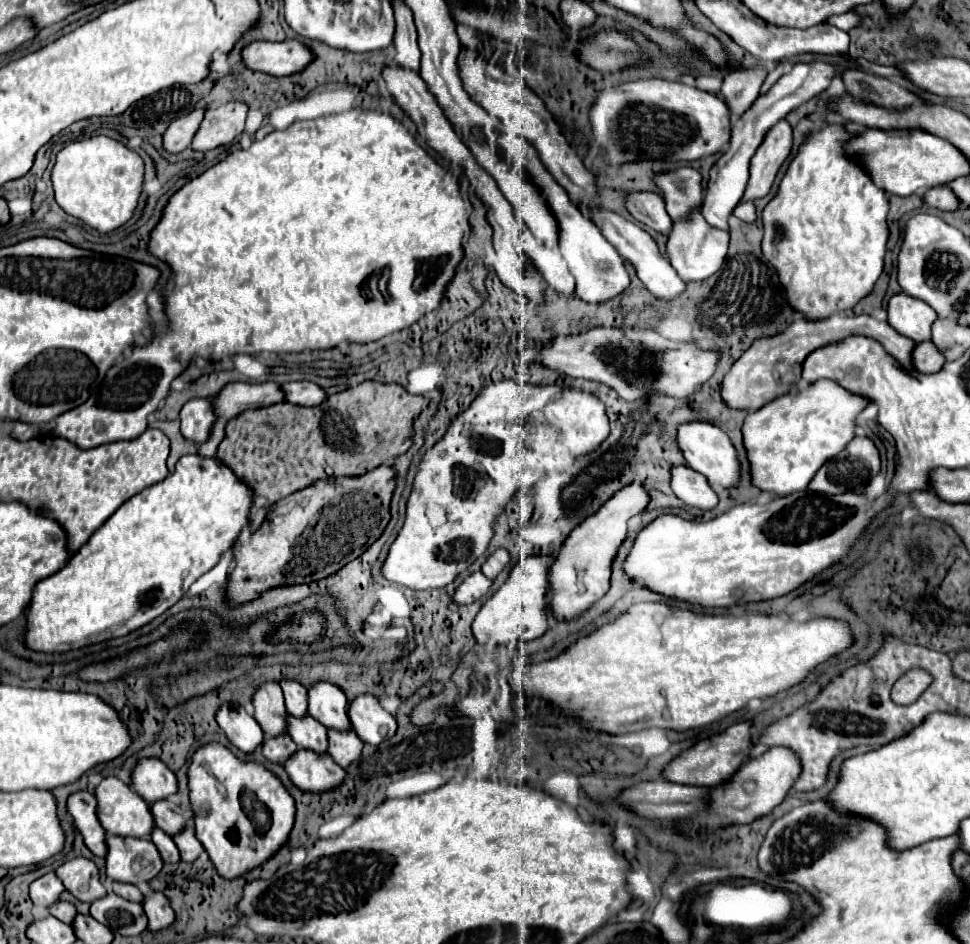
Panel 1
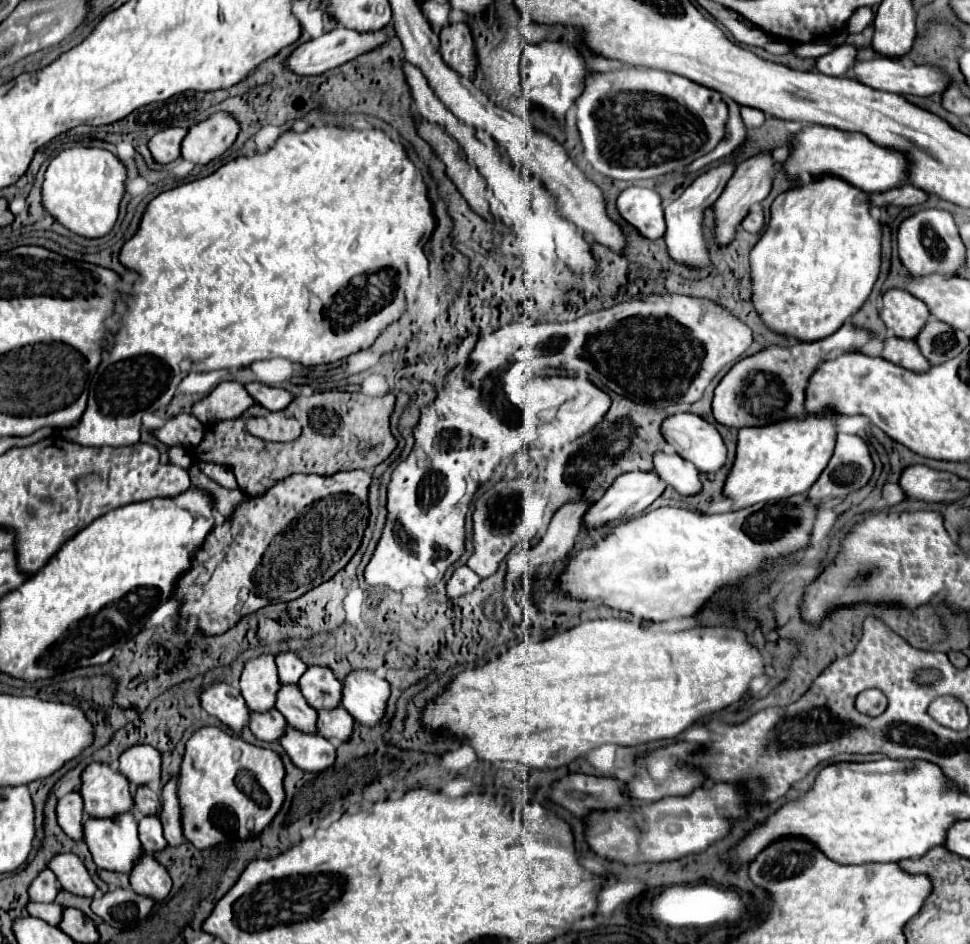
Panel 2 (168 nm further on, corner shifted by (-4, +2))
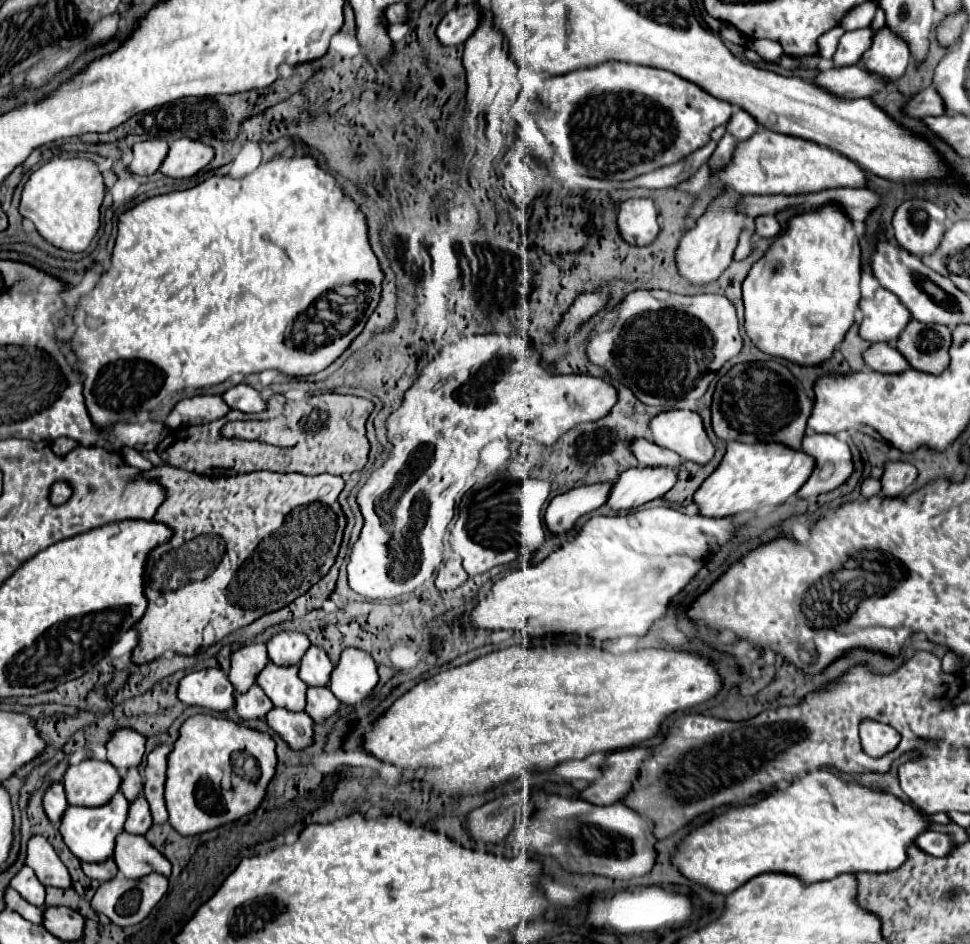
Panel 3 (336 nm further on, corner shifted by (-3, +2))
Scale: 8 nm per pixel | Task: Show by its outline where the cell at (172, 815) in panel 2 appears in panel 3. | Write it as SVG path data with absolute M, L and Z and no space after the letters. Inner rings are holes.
M157 746L147 756L147 768L145 768L145 788L143 794L151 806L153 824L165 824L167 822L167 808L163 800L163 788L167 780L167 756L171 748L169 746Z

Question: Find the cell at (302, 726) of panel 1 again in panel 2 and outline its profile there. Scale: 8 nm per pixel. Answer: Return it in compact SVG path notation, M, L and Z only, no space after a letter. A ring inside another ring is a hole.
M280 684L276 692L276 710L280 710L290 726L300 728L300 732L316 732L316 710L304 700L298 686Z

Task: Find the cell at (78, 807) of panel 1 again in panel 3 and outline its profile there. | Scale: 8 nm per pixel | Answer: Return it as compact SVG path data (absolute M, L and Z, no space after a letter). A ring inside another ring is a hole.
M53 784L47 788L45 792L45 798L43 798L43 808L45 808L45 814L49 816L49 820L57 826L59 820L63 818L63 812L67 810L67 796L65 796L65 790L63 790L63 784Z

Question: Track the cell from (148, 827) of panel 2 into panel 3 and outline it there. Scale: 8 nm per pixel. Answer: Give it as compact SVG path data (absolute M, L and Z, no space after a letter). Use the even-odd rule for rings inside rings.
M143 794L131 804L131 812L129 812L129 818L127 818L127 824L125 824L125 830L129 834L135 834L135 836L145 836L147 830L151 828L151 812L149 812L149 804L147 800L143 798Z

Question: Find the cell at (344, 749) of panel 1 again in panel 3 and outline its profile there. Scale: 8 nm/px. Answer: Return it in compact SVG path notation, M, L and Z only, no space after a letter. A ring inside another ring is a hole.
M309 688L307 690L307 706L305 712L313 718L315 724L325 722L339 710L341 702L333 696L329 688Z

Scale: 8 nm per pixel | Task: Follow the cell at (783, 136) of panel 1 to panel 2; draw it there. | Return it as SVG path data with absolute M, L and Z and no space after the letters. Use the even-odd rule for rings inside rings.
M766 152L766 154L756 154L756 156L752 156L746 162L736 166L736 170L734 170L732 178L728 180L724 192L712 204L712 208L714 208L714 242L716 242L716 246L720 246L720 248L728 246L736 238L736 230L738 230L740 222L746 218L746 214L750 212L750 206L760 204L768 196L770 186L772 186L772 178L774 178L774 172L776 172L776 168L772 168L774 162L776 160L772 158L772 154Z

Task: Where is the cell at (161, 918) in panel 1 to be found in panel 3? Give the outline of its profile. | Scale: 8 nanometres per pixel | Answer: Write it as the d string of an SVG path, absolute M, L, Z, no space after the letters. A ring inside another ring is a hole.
M121 832L115 846L115 858L119 872L129 880L139 880L153 872L161 876L171 876L169 860L157 852L143 836L133 836Z

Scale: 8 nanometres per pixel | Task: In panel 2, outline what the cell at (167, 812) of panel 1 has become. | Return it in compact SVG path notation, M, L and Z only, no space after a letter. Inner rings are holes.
M138 786L136 794L134 794L134 808L138 812L142 812L144 816L158 814L158 810L160 810L160 794L150 790L148 786Z

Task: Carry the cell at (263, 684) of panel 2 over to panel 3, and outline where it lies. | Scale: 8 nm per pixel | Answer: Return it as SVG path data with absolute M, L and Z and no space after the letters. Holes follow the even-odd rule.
M265 644L257 646L245 646L233 652L231 656L231 672L229 680L235 686L237 692L247 692L251 686L255 686L257 674L269 664L267 648Z

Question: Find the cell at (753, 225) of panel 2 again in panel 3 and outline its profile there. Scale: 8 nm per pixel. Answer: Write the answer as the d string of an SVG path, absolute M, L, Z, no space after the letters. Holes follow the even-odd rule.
M767 214L767 216L757 216L757 218L753 218L753 230L755 230L759 236L763 236L763 238L775 238L775 236L779 234L781 226L779 226L779 222L775 220L775 216Z

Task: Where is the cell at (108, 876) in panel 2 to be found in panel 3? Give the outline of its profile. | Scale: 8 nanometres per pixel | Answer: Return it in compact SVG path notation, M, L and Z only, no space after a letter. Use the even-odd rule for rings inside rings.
M107 860L103 864L87 864L87 862L83 862L83 872L89 878L97 880L97 882L107 882L107 880L117 876L117 864L113 860Z

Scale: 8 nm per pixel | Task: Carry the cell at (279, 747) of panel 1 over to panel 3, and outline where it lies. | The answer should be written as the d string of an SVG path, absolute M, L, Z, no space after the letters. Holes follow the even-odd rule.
M253 686L251 692L237 694L235 698L235 712L243 720L263 720L271 708L271 700L259 686Z

